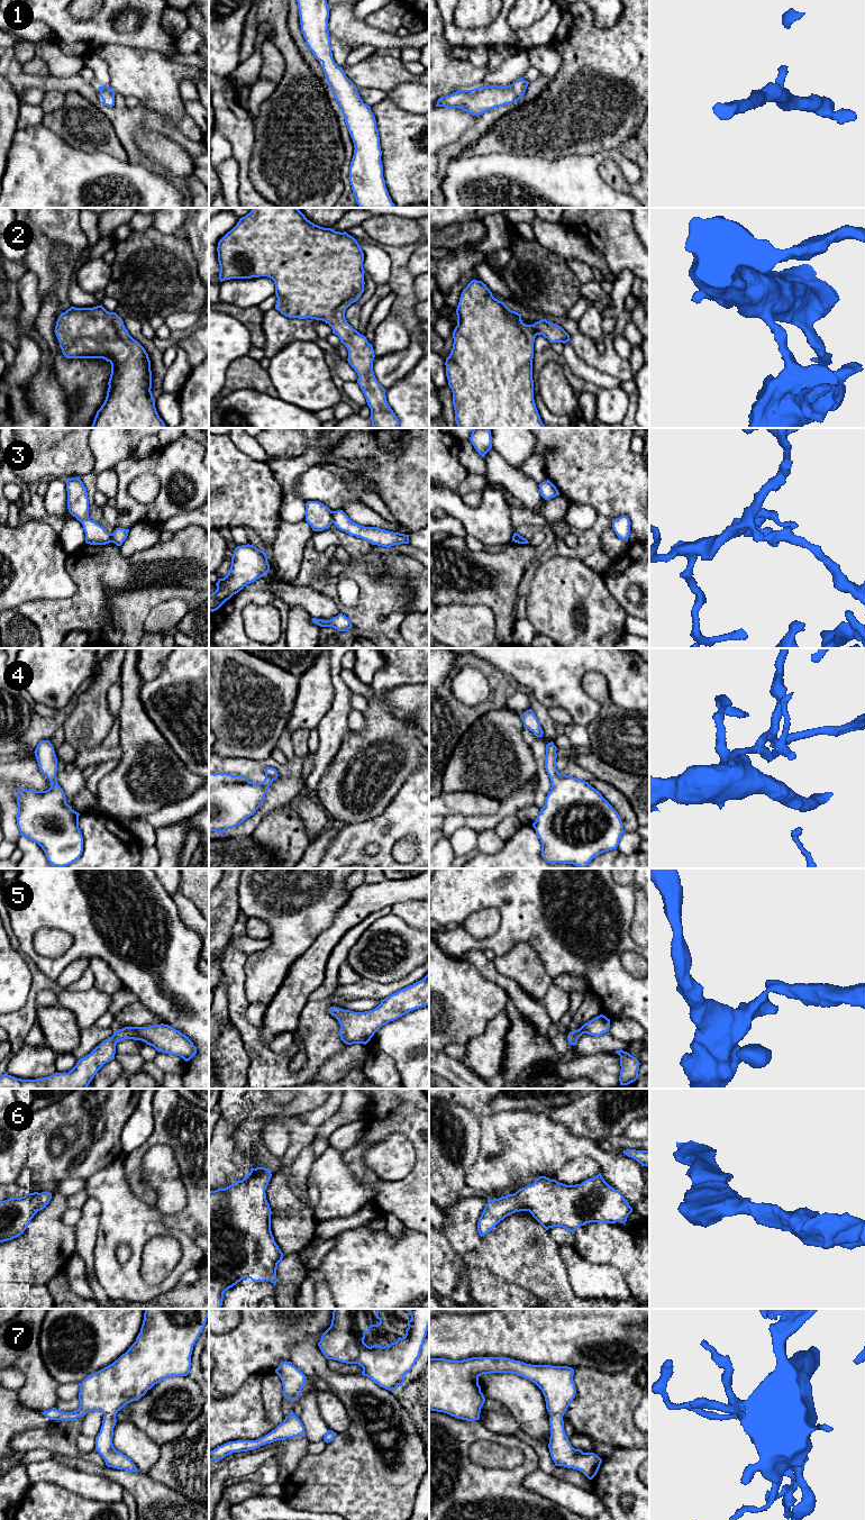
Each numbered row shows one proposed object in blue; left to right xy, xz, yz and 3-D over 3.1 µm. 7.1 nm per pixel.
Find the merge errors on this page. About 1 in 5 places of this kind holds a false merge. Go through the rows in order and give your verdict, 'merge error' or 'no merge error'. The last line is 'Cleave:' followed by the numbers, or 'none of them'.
1: no merge error
2: no merge error
3: merge error
4: no merge error
5: no merge error
6: no merge error
7: no merge error
Cleave: 3

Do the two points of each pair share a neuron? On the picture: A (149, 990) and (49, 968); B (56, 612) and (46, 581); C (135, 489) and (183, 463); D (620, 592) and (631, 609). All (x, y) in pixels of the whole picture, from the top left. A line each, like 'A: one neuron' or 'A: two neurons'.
A: one neuron
B: two neurons
C: two neurons
D: one neuron

